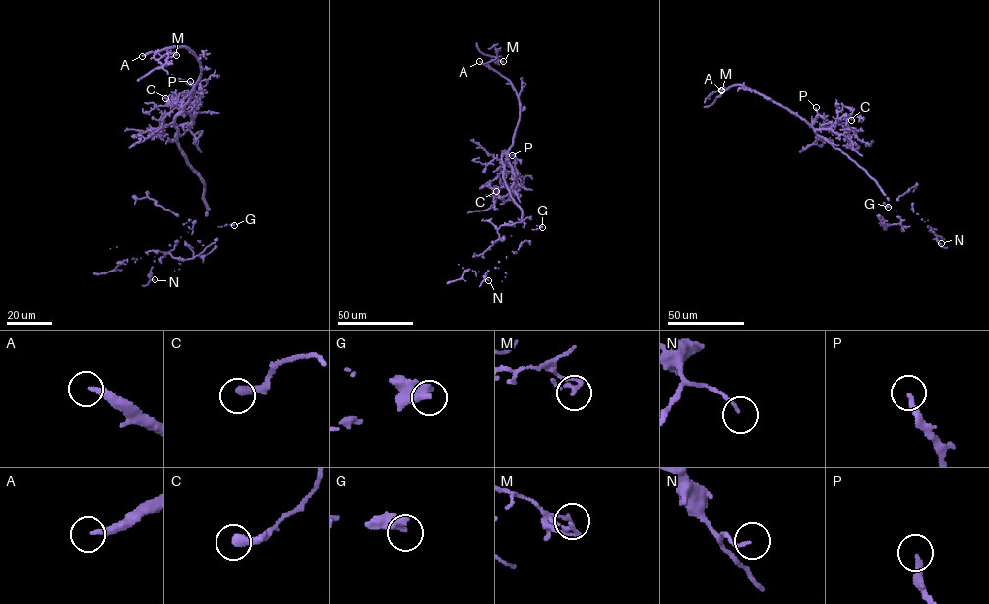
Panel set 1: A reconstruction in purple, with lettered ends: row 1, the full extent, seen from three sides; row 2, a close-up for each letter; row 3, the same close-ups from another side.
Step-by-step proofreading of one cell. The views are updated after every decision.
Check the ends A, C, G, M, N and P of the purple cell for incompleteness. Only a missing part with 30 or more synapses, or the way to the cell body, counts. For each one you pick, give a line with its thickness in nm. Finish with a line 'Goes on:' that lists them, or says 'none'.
A: calibre 220 nm
G: calibre 550 nm
P: calibre 240 nm
Goes on: A, G, P

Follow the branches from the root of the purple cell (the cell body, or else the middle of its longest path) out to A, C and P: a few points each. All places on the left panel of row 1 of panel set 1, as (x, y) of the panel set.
A: (188, 162), (177, 142), (174, 119), (190, 98), (200, 77), (200, 64), (185, 47), (166, 47), (142, 56)
C: (188, 162), (174, 126), (181, 112), (169, 101), (173, 94), (165, 98)
P: (188, 162), (177, 142), (174, 119), (182, 108), (182, 101), (193, 91), (190, 81)

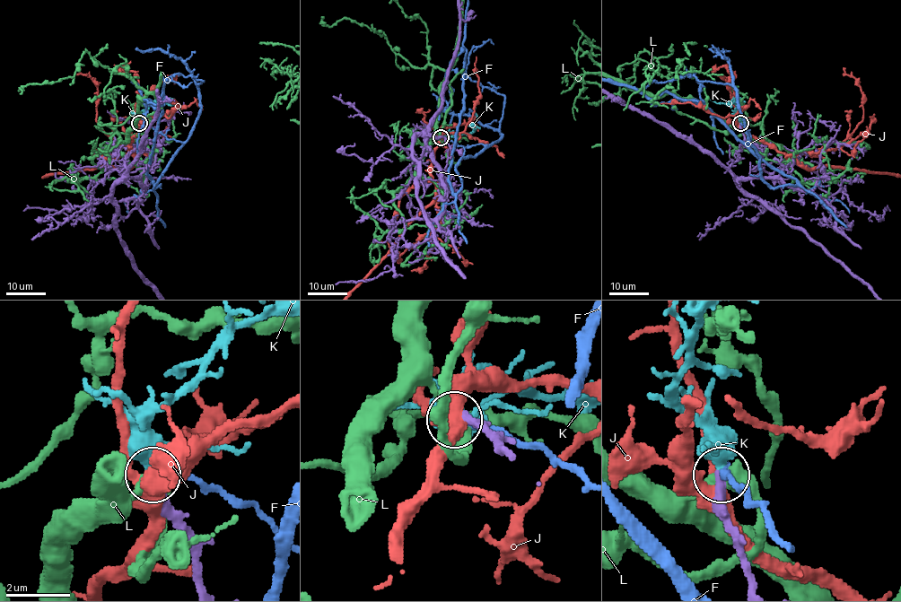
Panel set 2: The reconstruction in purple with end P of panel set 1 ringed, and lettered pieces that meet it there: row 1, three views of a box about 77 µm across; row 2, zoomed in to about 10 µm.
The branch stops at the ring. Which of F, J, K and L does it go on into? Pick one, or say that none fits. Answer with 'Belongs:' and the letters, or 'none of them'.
Belongs: K

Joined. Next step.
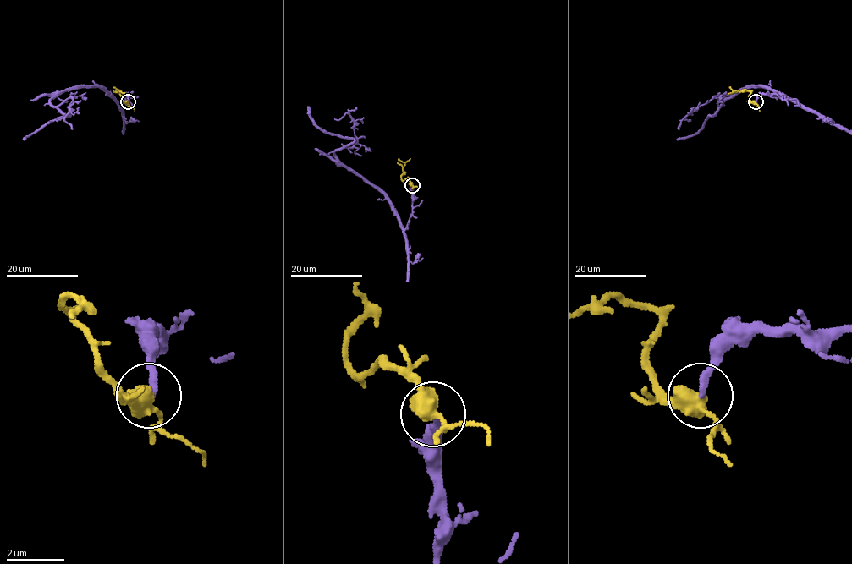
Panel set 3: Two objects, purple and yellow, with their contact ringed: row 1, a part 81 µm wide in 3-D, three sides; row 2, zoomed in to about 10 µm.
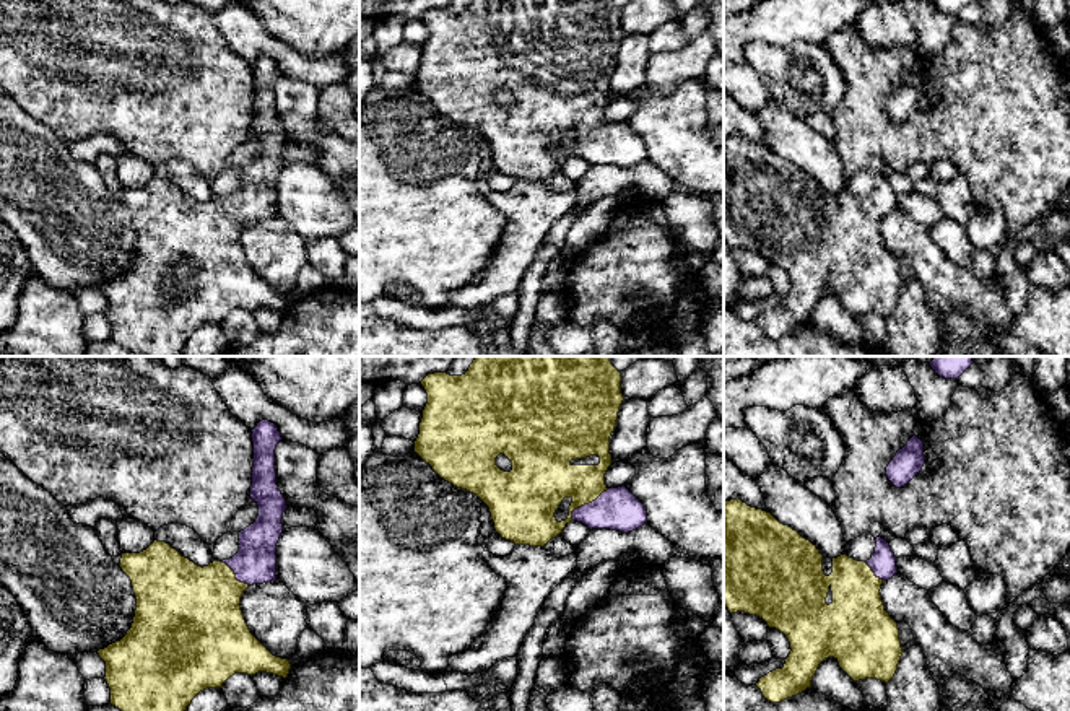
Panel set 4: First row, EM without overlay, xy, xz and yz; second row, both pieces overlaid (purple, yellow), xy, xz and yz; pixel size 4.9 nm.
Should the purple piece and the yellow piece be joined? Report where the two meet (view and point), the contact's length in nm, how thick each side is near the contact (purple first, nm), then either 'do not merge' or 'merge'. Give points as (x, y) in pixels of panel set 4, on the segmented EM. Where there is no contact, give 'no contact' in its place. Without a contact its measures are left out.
meets purple in xz at (586, 505); contact 240 nm long; 200 nm thick on the purple side, 300 nm on the other; merge

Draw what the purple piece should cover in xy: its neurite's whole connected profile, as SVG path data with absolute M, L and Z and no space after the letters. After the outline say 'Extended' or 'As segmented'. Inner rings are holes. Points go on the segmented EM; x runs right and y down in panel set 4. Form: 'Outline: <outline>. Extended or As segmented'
Outline: M262 420L252 430L254 467L250 499L259 506L254 524L239 532L239 552L223 561L198 566L166 542L154 540L140 553L122 553L120 568L130 578L137 610L127 635L104 649L111 703L120 711L185 711L207 688L221 688L234 674L259 672L286 678L288 659L273 656L249 630L241 597L252 584L276 579L276 543L281 537L286 499L276 485L275 449L281 441L276 425Z. Extended

